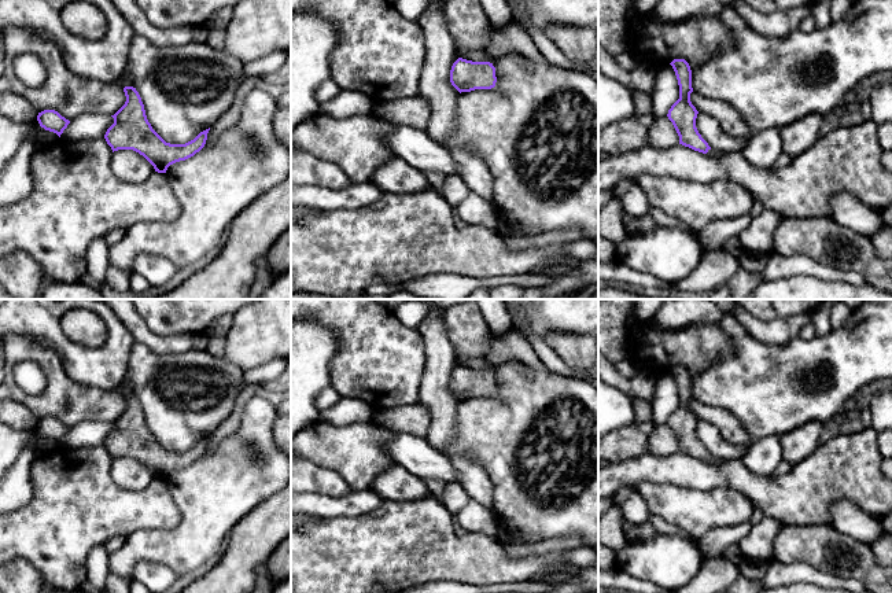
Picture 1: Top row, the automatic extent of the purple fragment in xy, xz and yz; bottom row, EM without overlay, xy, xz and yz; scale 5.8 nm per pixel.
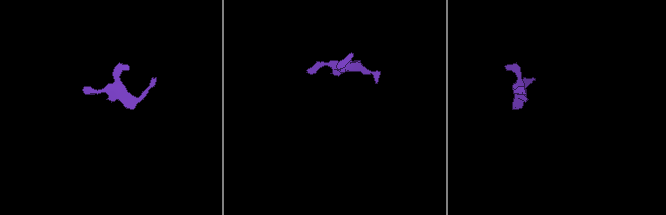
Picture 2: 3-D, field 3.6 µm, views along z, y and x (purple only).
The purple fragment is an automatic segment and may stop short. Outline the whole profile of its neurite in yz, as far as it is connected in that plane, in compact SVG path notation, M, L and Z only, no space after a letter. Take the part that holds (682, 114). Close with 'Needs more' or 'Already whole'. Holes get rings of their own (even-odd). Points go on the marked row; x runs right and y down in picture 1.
M674 59L670 65L672 66L678 80L679 99L671 106L667 117L679 136L679 144L709 156L720 158L723 152L711 148L696 128L699 111L690 102L693 88L689 63L685 59Z. Needs more

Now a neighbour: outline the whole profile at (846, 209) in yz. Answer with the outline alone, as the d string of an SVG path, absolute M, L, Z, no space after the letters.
M848 192L832 196L829 216L836 224L866 237L873 236L885 225L878 211L870 209Z

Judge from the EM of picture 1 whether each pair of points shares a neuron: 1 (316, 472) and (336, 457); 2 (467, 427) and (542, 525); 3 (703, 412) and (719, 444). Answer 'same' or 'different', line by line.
1: different
2: same
3: different

